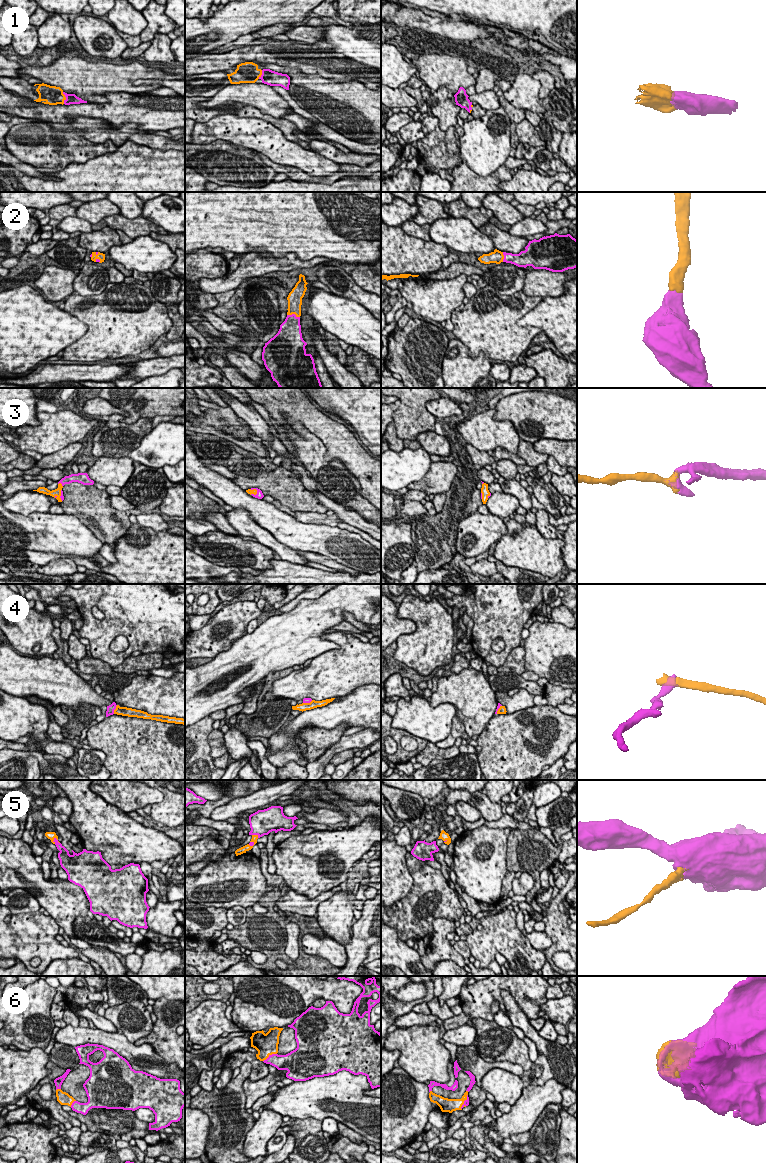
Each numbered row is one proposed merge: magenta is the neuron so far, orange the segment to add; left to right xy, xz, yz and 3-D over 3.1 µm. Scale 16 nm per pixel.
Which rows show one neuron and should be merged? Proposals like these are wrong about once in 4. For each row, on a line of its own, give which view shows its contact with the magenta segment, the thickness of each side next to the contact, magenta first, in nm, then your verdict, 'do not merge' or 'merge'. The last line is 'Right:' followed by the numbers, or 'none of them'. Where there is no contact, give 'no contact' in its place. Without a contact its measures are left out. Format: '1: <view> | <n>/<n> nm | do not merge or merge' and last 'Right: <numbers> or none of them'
1: xy | 160/300 nm | merge
2: xz | 340/220 nm | merge
3: xy | 130/130 nm | merge
4: xy | 130/160 nm | do not merge
5: xy | 160/130 nm | merge
6: xz | 260/360 nm | merge
Right: 1, 2, 3, 5, 6

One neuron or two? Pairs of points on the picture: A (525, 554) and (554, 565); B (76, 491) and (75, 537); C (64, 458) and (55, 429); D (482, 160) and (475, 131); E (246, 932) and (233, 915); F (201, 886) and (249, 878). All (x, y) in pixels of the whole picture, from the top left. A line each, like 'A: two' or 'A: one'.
A: one
B: two
C: two
D: one
E: two
F: one

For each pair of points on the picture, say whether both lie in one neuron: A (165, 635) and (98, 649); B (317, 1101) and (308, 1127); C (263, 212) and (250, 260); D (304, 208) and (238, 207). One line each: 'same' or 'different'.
A: same
B: different
C: different
D: same

